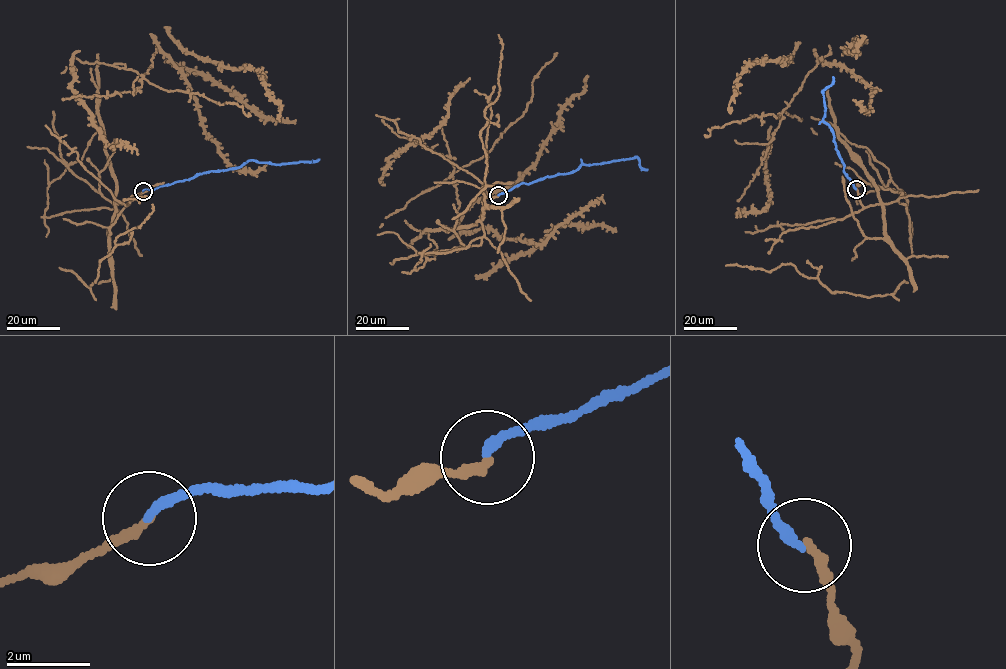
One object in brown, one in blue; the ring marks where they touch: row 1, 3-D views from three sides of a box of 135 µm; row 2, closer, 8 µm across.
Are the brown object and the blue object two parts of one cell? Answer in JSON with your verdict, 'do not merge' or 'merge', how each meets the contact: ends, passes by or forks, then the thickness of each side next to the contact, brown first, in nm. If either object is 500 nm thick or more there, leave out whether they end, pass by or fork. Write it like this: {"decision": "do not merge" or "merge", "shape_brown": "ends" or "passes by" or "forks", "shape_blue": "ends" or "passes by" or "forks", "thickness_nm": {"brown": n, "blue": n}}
{"decision": "merge", "shape_brown": "ends", "shape_blue": "ends", "thickness_nm": {"brown": 240, "blue": 240}}

